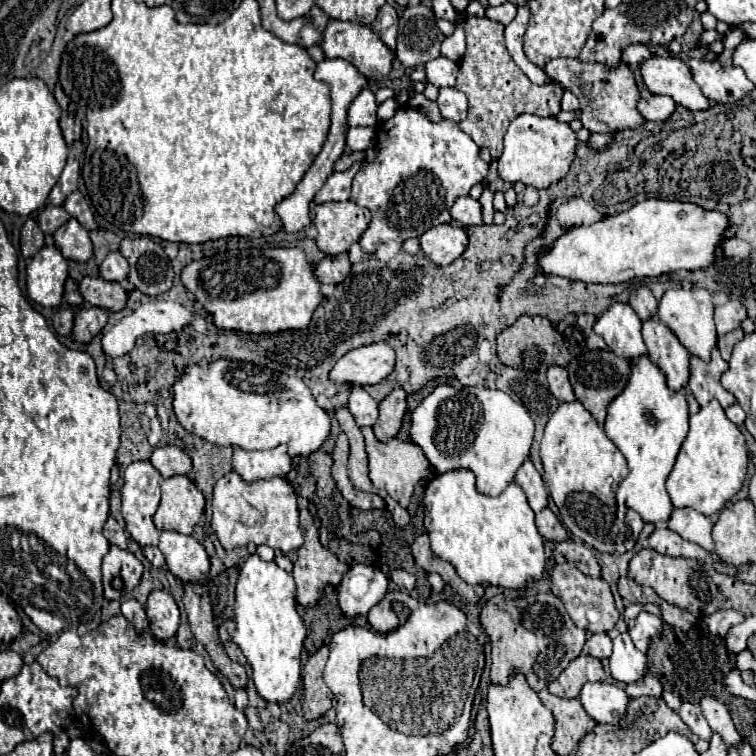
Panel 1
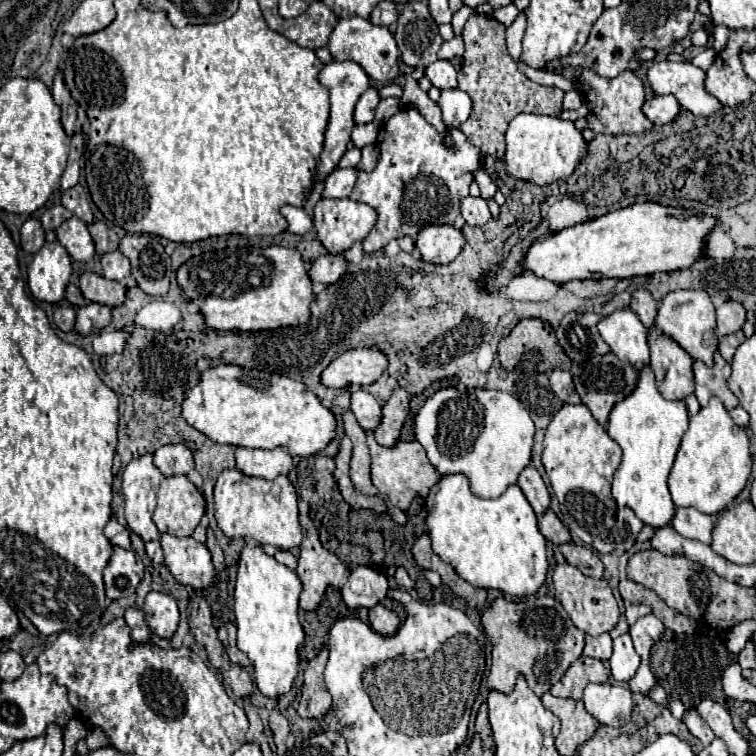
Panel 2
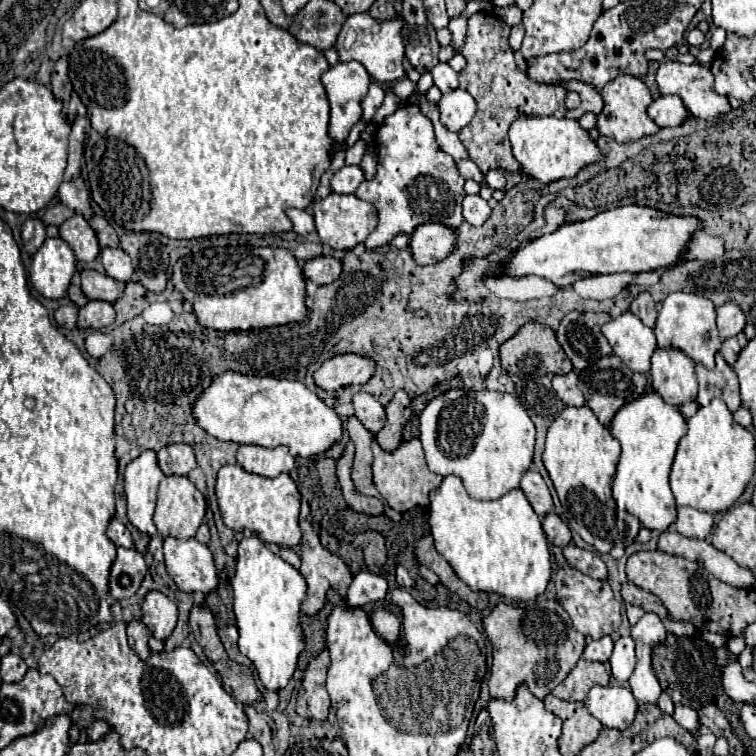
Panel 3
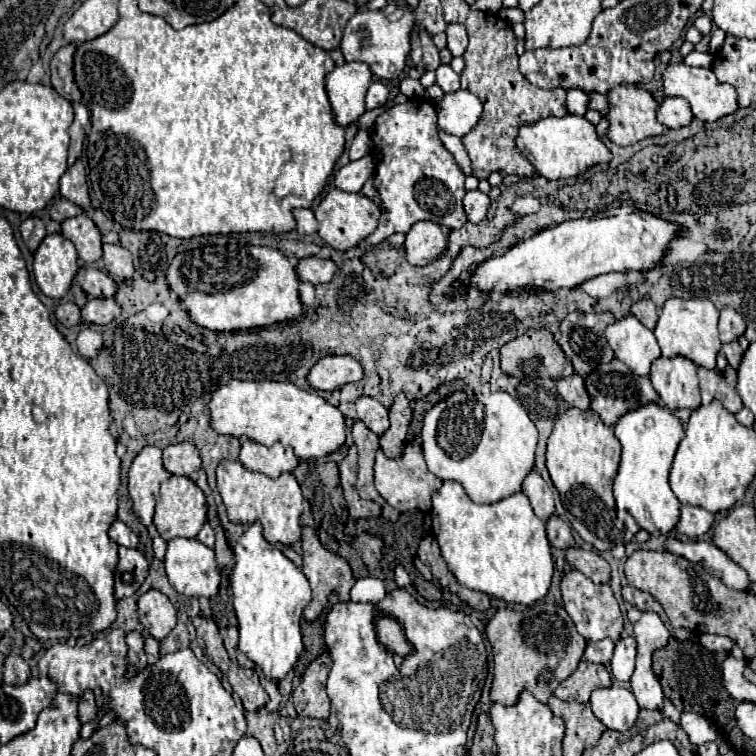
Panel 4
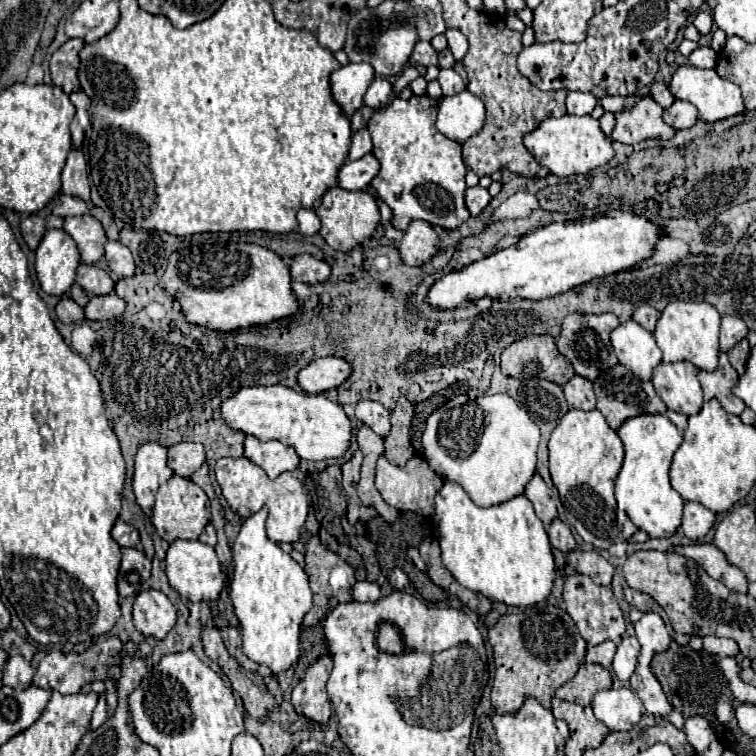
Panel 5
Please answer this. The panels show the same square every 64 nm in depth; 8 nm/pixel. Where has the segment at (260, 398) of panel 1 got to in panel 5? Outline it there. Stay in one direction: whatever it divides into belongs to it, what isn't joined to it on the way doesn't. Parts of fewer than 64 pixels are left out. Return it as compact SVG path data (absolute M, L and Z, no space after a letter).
M250 386L240 388L238 394L228 398L222 404L222 414L230 428L244 434L252 434L258 440L280 440L286 446L292 446L296 454L304 460L330 460L340 458L350 448L352 424L344 408L338 402L330 402L322 394L306 394L276 386Z

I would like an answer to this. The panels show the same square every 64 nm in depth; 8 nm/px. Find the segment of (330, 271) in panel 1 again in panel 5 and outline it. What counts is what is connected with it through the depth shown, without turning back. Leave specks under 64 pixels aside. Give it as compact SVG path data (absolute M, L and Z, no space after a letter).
M298 254L292 258L290 276L296 282L304 284L318 284L330 276L330 266L324 260L318 260L310 254Z

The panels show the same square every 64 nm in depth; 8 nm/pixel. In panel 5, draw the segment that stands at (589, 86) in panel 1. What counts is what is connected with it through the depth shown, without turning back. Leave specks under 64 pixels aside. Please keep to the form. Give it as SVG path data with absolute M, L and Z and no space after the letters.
M642 98L632 110L616 114L616 128L612 132L612 140L622 144L636 144L648 138L670 140L676 130L668 126L662 118L664 108L652 98Z

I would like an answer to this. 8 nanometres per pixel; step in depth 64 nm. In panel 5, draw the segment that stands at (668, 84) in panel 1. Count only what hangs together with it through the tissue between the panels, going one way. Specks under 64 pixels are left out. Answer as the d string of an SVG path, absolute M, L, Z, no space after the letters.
M680 66L676 70L676 74L672 76L670 82L670 90L676 98L692 102L698 108L698 118L704 122L718 122L736 114L744 114L746 106L744 106L744 96L740 92L740 88L736 84L732 84L730 80L724 80L722 76L718 76L714 70L700 70L694 66Z

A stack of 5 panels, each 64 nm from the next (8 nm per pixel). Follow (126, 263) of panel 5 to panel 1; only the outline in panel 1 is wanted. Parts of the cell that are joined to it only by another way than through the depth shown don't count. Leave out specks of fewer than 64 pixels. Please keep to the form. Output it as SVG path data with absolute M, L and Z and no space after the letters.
M110 252L100 264L100 276L110 282L122 282L128 276L128 260L120 252Z

